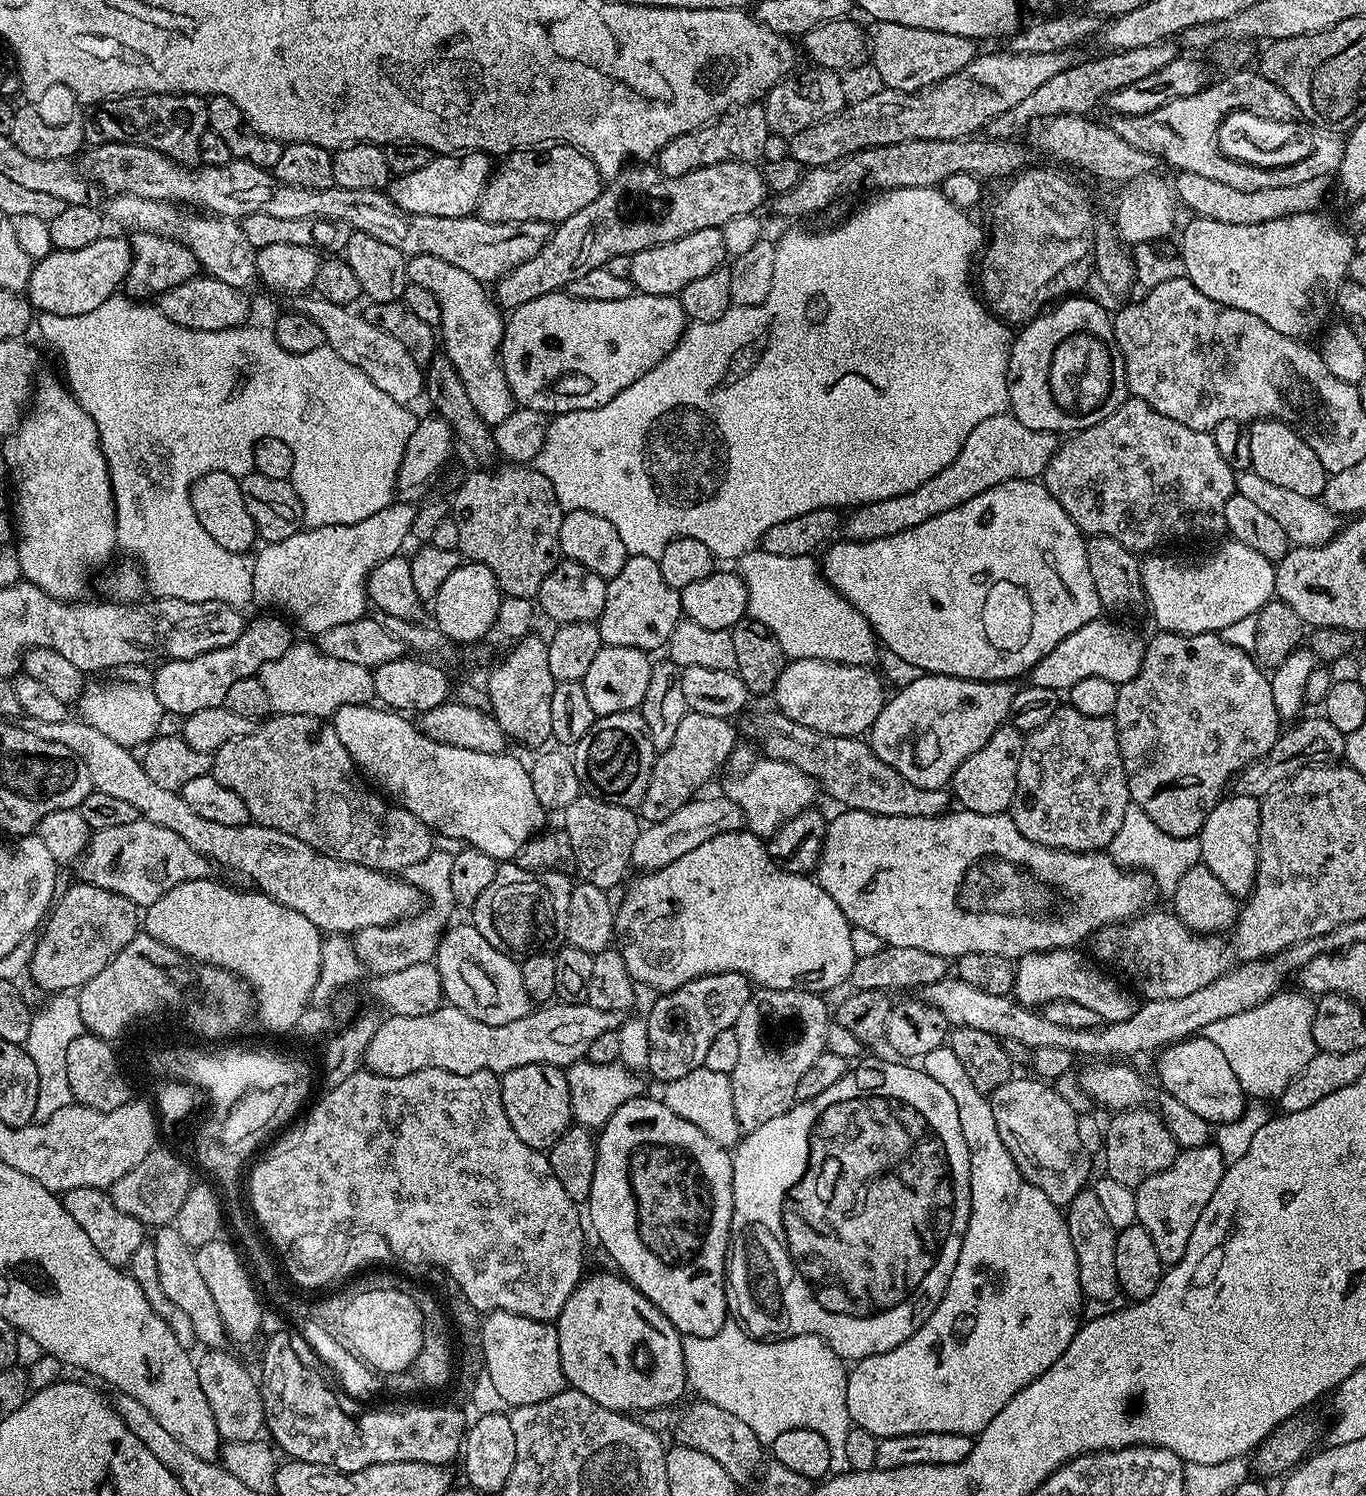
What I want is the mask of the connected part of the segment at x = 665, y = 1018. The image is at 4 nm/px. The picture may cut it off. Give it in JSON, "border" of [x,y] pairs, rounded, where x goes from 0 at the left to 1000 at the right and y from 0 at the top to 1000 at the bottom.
{"border":[[[529,650],[508,654],[493,663],[481,665],[477,674],[473,677],[476,691],[474,719],[477,719],[479,721],[483,722],[484,725],[487,725],[493,723],[493,721],[505,718],[505,715],[515,713],[517,705],[523,694],[526,694],[529,689],[538,687],[543,678],[543,672],[546,672],[551,662],[551,656],[543,651]]]}

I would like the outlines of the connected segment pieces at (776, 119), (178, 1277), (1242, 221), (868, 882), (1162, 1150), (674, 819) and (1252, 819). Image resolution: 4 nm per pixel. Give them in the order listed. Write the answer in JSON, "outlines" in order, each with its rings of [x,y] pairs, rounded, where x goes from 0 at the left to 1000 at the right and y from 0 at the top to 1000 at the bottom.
{"outlines":[[[[600,44],[592,46],[592,48],[589,48],[586,51],[578,50],[567,56],[562,64],[559,65],[558,72],[561,76],[563,89],[568,90],[569,88],[570,90],[574,91],[573,92],[578,92],[584,90],[584,87],[590,87],[590,84],[607,80],[619,72],[618,56],[615,54],[617,53],[616,49]]],[[[117,820],[113,824],[114,827],[111,831],[113,833],[113,841],[116,841],[116,854],[119,857],[119,862],[127,870],[127,873],[132,874],[139,880],[143,895],[147,899],[149,898],[150,902],[163,902],[165,898],[164,884],[160,878],[160,873],[157,873],[157,867],[145,850],[142,835],[133,828],[133,825],[130,825],[127,820]]],[[[864,115],[861,118],[862,134],[866,138],[867,136],[873,143],[882,147],[891,147],[903,151],[918,151],[921,148],[933,148],[933,146],[944,146],[947,143],[963,142],[970,138],[969,133],[972,131],[972,120],[969,118],[953,119],[948,125],[933,125],[913,130],[897,122],[889,122],[881,117]]],[[[622,540],[616,545],[606,548],[606,557],[603,558],[603,568],[597,579],[597,588],[613,603],[613,608],[619,611],[625,620],[637,622],[637,624],[646,627],[652,632],[669,632],[669,635],[681,635],[681,638],[699,640],[704,638],[731,638],[739,640],[750,639],[752,636],[768,636],[769,634],[787,634],[796,629],[805,620],[810,618],[825,616],[844,606],[845,590],[837,582],[824,582],[817,578],[810,569],[781,570],[766,567],[760,563],[754,563],[745,552],[742,552],[740,545],[723,545],[705,541],[697,541],[687,545],[646,545],[637,544],[634,541]]],[[[835,739],[825,743],[818,743],[813,747],[811,754],[807,755],[808,766],[807,773],[810,780],[810,785],[816,787],[816,790],[833,792],[839,790],[845,785],[854,782],[862,772],[862,765],[852,749],[843,740]]],[[[532,532],[514,533],[504,535],[485,549],[471,553],[467,560],[465,561],[462,578],[469,581],[467,582],[469,583],[480,582],[499,574],[499,572],[510,568],[511,566],[514,566],[526,557],[540,556],[545,553],[545,545],[543,544],[543,540],[536,534]]],[[[897,531],[883,547],[878,558],[880,577],[906,600],[913,600],[919,589],[922,573],[922,538],[923,535],[919,532]]]]}

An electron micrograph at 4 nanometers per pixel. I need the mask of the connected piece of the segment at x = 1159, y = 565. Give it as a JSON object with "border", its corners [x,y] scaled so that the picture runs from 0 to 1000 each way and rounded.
{"border":[[[901,360],[888,372],[876,377],[863,377],[858,372],[840,370],[835,383],[840,400],[840,406],[846,414],[846,420],[862,424],[895,423],[911,414],[919,412],[934,398],[934,377],[924,373],[921,368],[909,365]]]}

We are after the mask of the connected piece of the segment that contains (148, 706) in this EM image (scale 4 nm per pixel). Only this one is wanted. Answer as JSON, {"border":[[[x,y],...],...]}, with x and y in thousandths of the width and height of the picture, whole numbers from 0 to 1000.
{"border":[[[67,457],[62,459],[57,467],[59,472],[58,481],[67,485],[70,488],[75,489],[78,493],[89,498],[94,501],[99,501],[99,497],[102,499],[108,498],[114,494],[118,489],[117,483],[122,481],[120,473],[116,469],[116,467],[111,463],[111,459],[102,457]]]}

